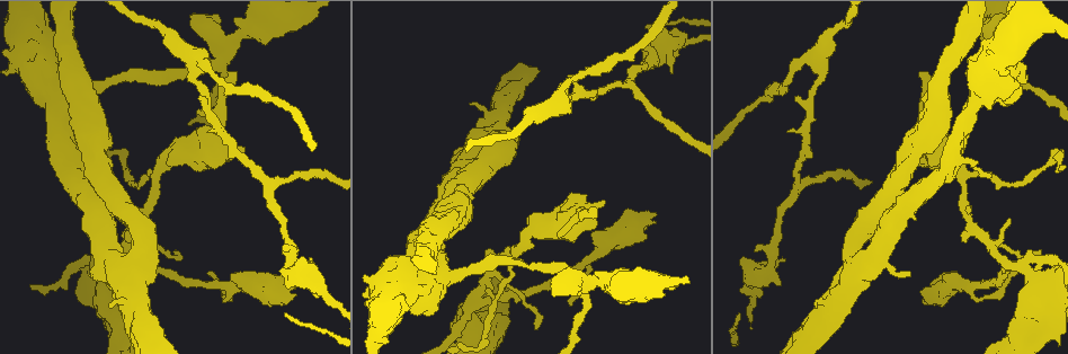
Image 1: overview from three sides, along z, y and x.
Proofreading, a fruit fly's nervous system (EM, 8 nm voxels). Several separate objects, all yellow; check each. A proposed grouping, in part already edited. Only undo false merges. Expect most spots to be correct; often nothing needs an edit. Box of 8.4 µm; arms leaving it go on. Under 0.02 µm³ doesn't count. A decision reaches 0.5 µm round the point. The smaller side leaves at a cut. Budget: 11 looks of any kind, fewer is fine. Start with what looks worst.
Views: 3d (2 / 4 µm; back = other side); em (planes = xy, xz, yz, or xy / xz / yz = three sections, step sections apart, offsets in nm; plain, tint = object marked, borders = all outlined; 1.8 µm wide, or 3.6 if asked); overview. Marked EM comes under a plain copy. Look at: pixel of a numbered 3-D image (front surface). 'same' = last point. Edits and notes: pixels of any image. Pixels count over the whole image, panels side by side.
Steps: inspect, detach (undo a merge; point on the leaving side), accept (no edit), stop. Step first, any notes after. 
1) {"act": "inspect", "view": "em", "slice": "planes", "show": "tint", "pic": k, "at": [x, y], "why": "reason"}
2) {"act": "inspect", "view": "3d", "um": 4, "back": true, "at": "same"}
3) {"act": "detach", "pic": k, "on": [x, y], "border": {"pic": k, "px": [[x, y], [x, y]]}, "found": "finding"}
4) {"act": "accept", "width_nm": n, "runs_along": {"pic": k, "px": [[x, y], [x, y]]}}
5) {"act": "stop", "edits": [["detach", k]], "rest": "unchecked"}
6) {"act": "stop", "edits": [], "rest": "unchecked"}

{"act": "inspect", "view": "em", "um": 3.6, "slice": "xz", "step": 16, "show": "tint", "pic": 1, "at": [899, 213], "why": "abrupt turn"}

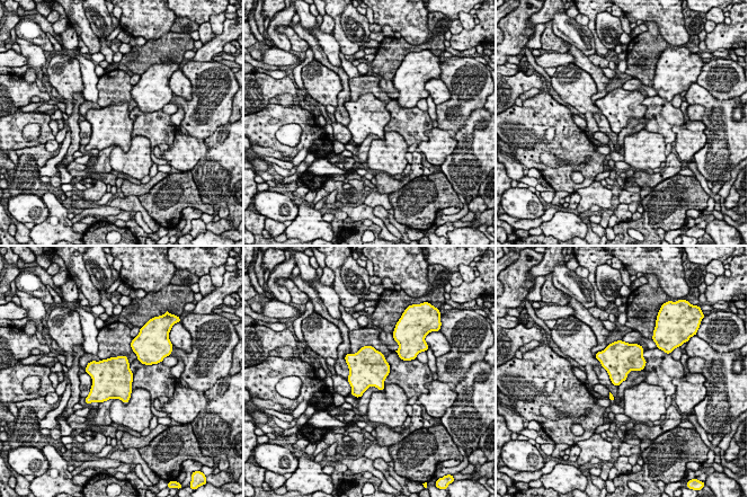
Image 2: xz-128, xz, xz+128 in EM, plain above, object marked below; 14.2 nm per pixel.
{"act": "inspect", "view": "em", "um": 3.6, "slice": "planes", "show": "tint", "at": "same", "why": "cut it another way"}

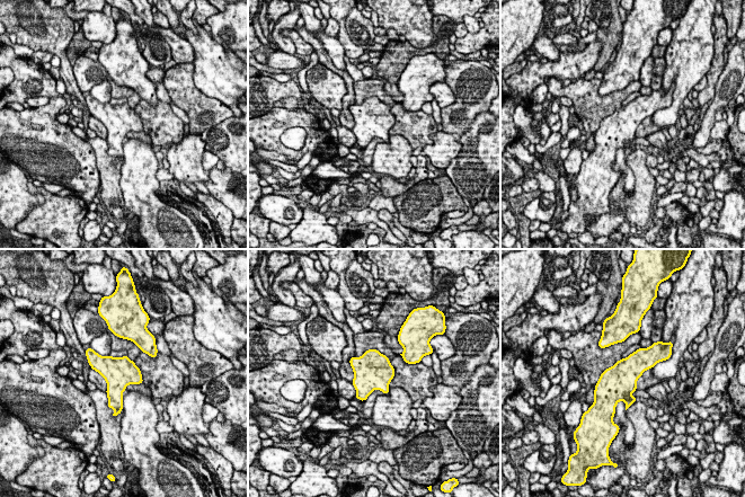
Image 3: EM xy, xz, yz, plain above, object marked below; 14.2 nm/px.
{"act": "accept", "width_nm": 440, "found": "continuous, no second neuron"}

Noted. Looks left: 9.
{"act": "inspect", "view": "3d", "um": 2, "back": true, "pic": 1, "at": [583, 285], "why": "sharp bend"}

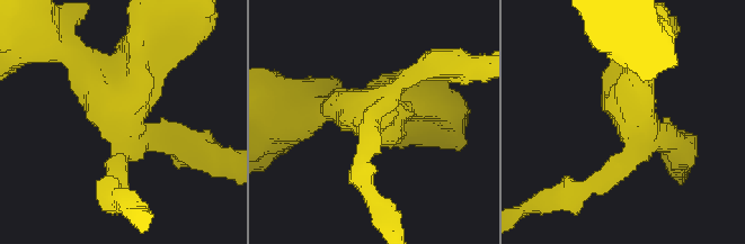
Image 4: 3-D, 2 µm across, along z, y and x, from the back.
{"act": "inspect", "view": "em", "um": 3.6, "slice": "yz", "step": 16, "show": "tint", "pic": 4, "at": [371, 109], "arms": 4, "why": "need the tissue"}

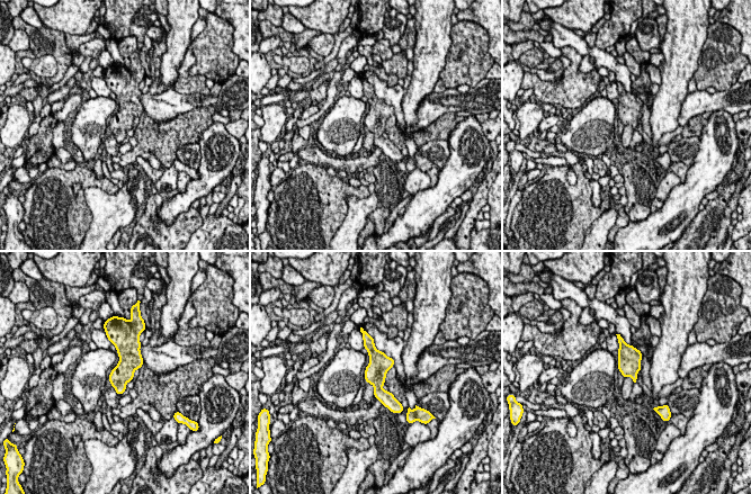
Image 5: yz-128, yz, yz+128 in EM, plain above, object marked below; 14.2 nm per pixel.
{"act": "inspect", "view": "em", "um": 3.6, "slice": "planes", "show": "tint", "at": "same", "why": "another direction"}

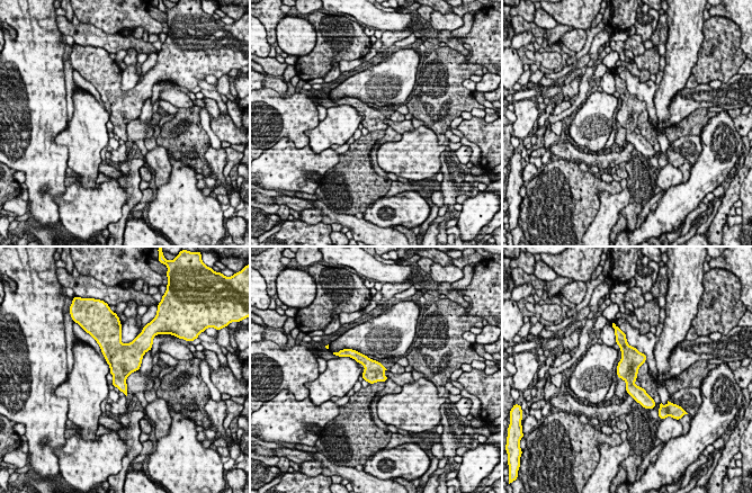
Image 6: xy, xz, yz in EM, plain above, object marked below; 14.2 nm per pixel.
{"act": "accept", "runs_along": {"pic": 6, "px": [[621, 341], [643, 401]]}, "found": "one neuron here"}

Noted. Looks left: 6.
{"act": "inspect", "view": "em", "slice": "xy", "step": 4, "show": "tint", "pic": 1, "at": [973, 102], "why": "calibre changes"}

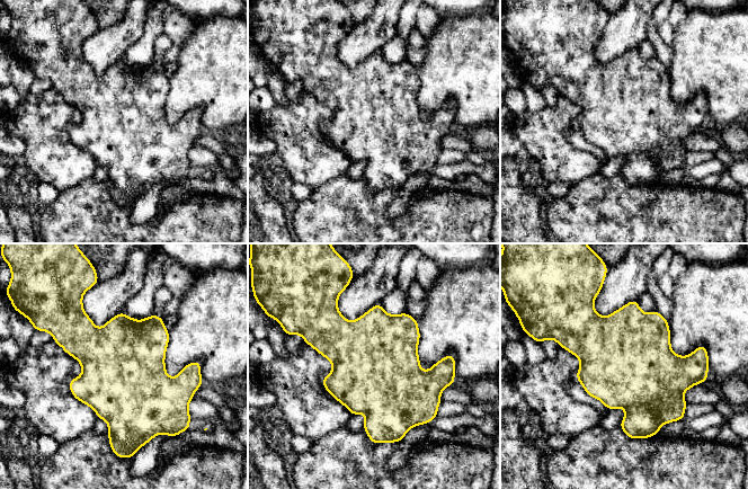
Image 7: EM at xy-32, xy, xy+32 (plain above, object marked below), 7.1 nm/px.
{"act": "accept", "width_nm": 600, "found": "one neuron here"}

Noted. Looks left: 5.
{"act": "inspect", "view": "em", "slice": "planes", "show": "borders", "pic": 1, "at": [1010, 263], "why": "calibre changes"}

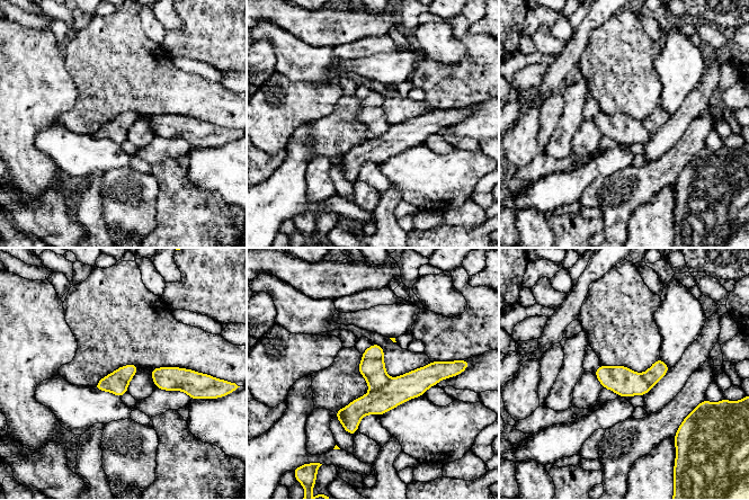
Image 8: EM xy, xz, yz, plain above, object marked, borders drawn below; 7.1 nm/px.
{"act": "detach", "pic": 8, "on": [412, 384], "border": {"pic": 8, "px": [[390, 378], [384, 385], [372, 392]]}, "found": "a second neuron is stuck on"}

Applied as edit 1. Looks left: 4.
{"act": "stop", "edits": [["detach", 8]], "rest": "unchecked"}

